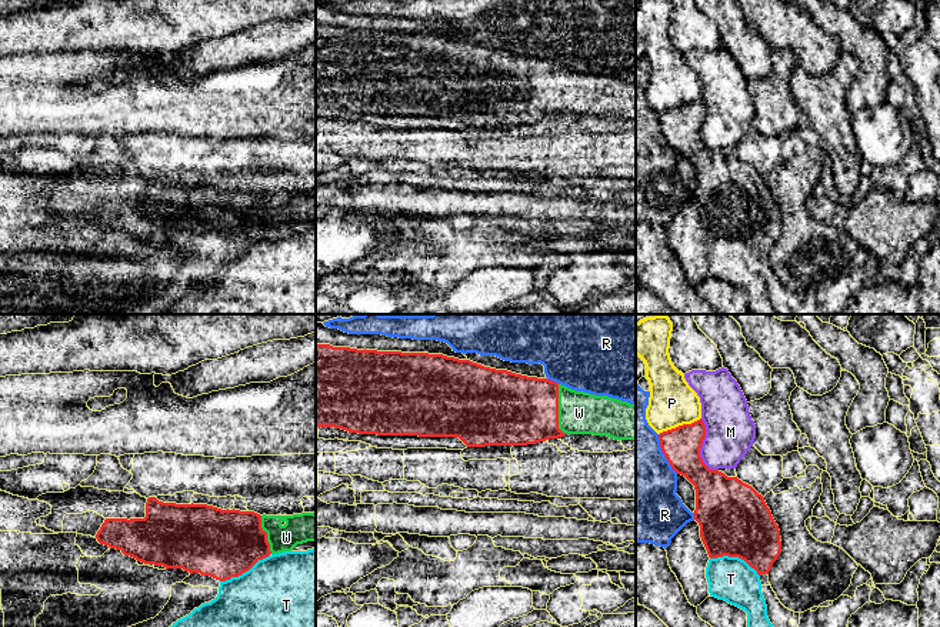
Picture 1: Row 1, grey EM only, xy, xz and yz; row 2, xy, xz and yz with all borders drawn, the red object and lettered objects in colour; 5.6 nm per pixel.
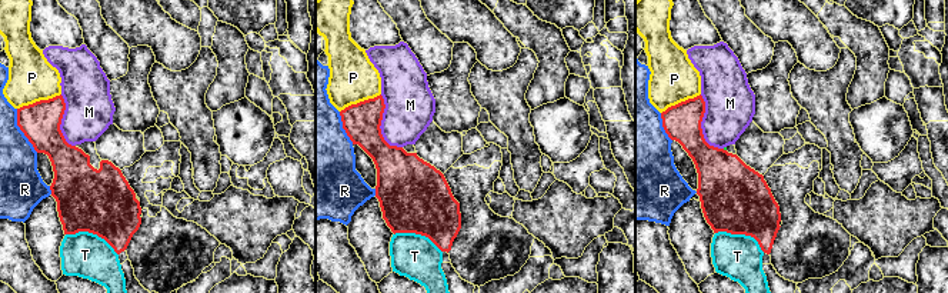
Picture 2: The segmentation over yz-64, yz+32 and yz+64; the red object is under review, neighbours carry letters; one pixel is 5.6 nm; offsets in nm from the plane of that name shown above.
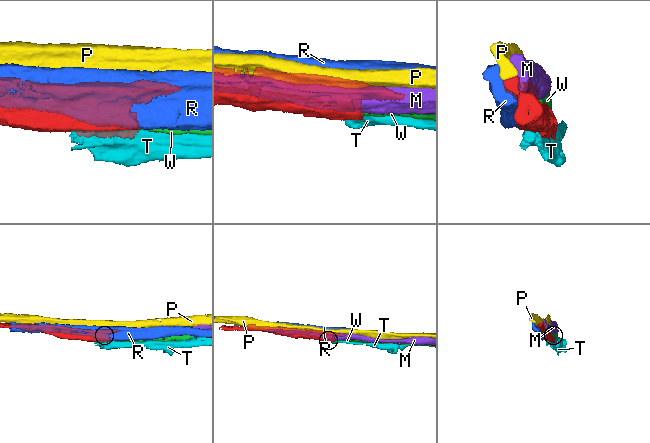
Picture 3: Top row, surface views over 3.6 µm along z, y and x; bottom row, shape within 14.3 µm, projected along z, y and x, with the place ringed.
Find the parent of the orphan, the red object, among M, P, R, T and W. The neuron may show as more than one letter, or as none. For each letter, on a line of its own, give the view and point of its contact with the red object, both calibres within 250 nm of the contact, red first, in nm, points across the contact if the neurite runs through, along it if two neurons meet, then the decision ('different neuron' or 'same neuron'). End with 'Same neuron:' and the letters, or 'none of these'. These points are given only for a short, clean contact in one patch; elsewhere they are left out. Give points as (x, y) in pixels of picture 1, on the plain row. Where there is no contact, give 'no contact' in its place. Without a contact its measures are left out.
M: yz (700, 127) | 220/280 nm | different neuron
P: yz (679, 106) | 220/260 nm | different neuron
R: yz (663, 133) | 220/460 nm | different neuron
T: xy (243, 252) | 380/480 nm | different neuron
W: xz (557, 90) | 400/240 nm | same neuron
Same neuron: W

